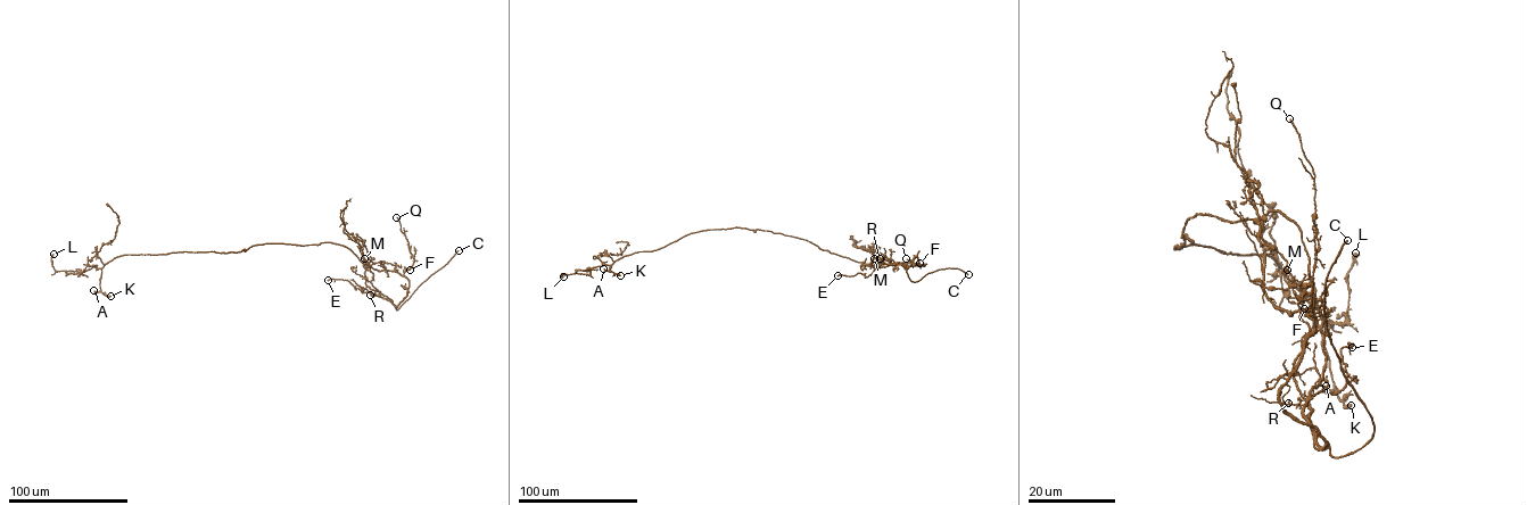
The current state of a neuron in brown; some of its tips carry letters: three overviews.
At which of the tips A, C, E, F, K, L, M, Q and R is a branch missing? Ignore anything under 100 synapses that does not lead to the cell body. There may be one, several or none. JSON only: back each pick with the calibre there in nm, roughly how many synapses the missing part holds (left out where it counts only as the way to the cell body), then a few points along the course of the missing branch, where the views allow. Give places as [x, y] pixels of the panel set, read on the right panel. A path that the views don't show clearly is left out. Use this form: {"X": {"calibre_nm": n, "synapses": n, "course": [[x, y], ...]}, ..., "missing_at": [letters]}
{"C": {"calibre_nm": 300, "course": [[1347, 240], [1392, 213], [1404, 213], [1406, 206]]}, "missing_at": ["C"]}

